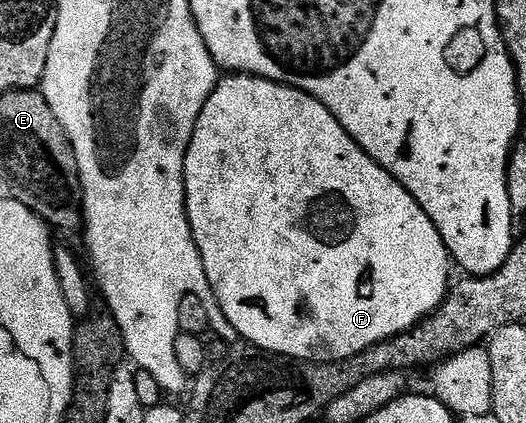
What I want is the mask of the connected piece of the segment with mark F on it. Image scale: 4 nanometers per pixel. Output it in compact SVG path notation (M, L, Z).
M227 74L220 79L199 115L193 138L189 142L186 190L191 232L195 235L195 245L203 259L203 269L207 281L211 283L212 292L242 339L248 340L247 344L260 352L270 352L291 361L336 364L407 332L420 320L427 319L447 299L449 253L429 214L425 214L411 191L397 177L386 172L377 161L369 158L369 154L365 154L345 126L341 126L341 122L337 122L337 118L333 118L331 111L321 106L317 98L290 88L288 84L242 74Z

